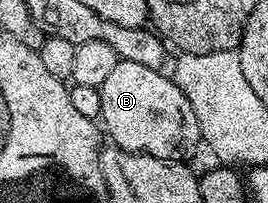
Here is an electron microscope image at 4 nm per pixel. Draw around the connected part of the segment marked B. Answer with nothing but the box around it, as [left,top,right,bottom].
[99,60,202,161]

